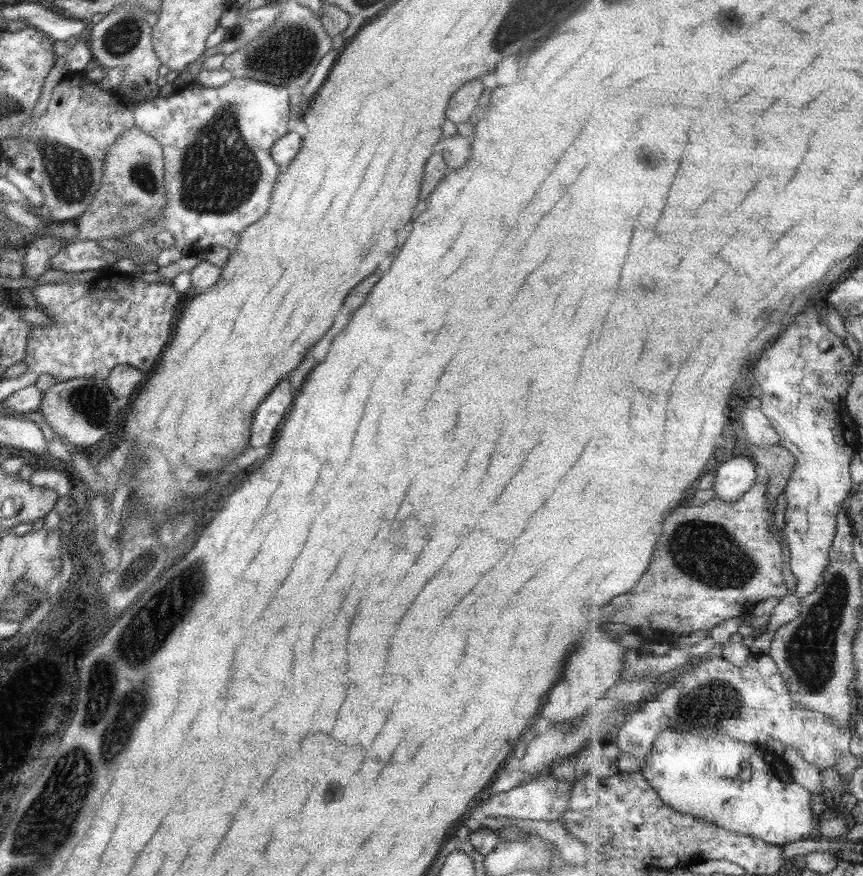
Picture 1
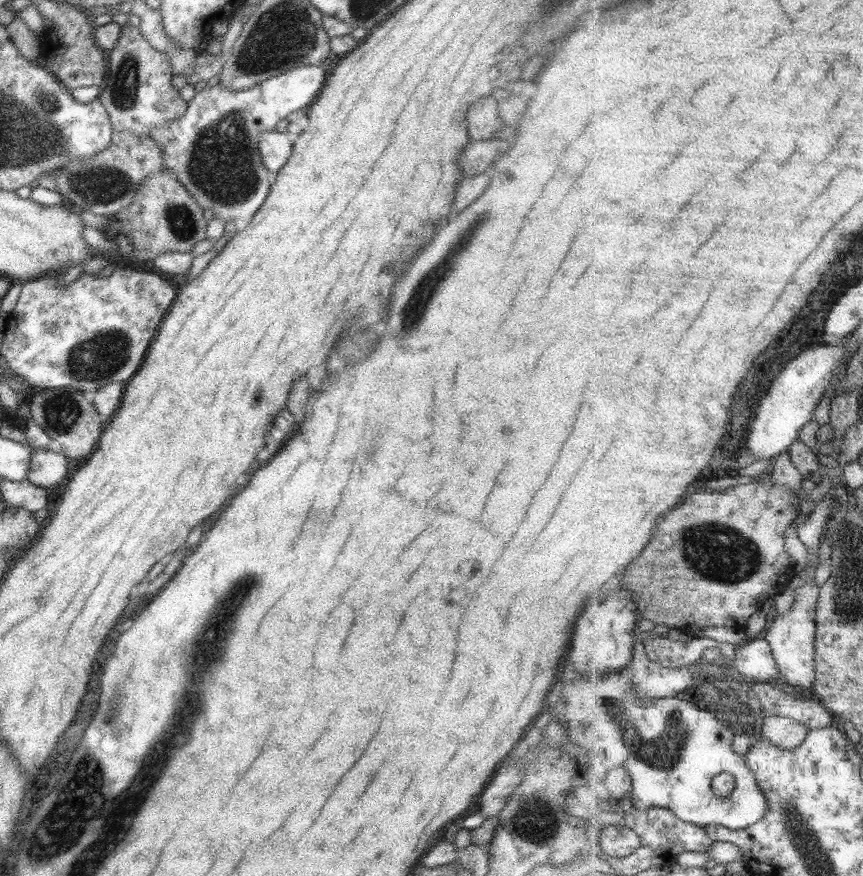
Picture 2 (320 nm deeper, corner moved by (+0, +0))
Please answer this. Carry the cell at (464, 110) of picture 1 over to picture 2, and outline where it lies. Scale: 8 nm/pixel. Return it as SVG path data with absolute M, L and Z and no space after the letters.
M498 95L490 96L484 96L467 107L465 122L471 142L494 139L494 134L505 127L497 117Z

